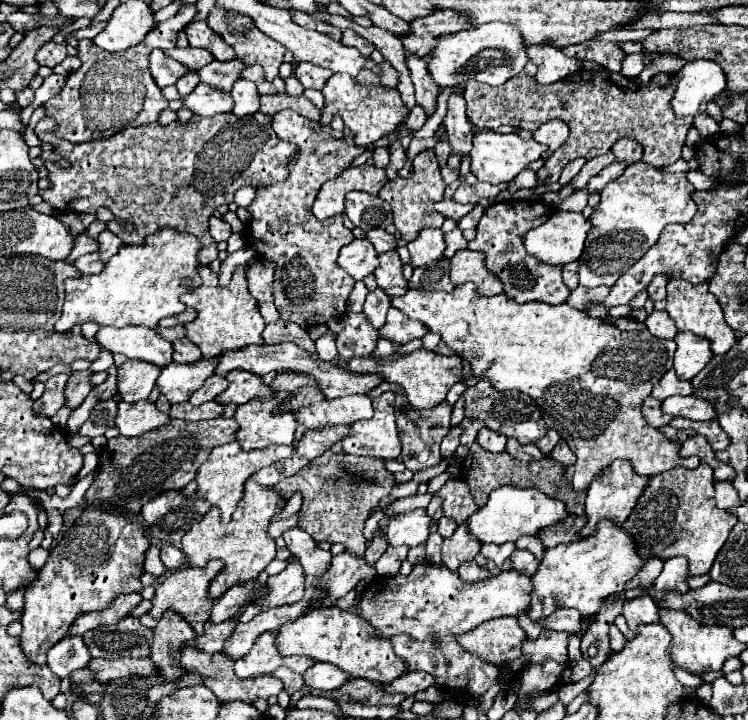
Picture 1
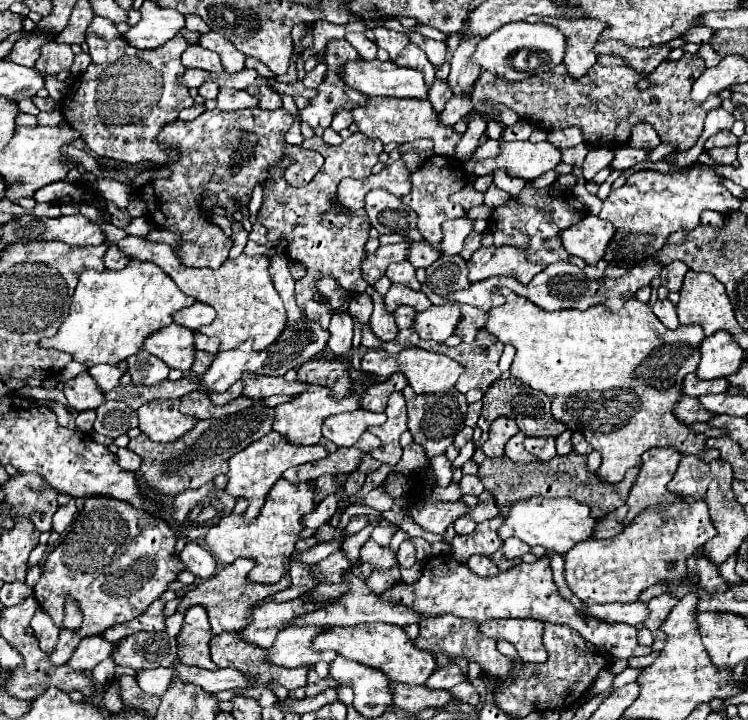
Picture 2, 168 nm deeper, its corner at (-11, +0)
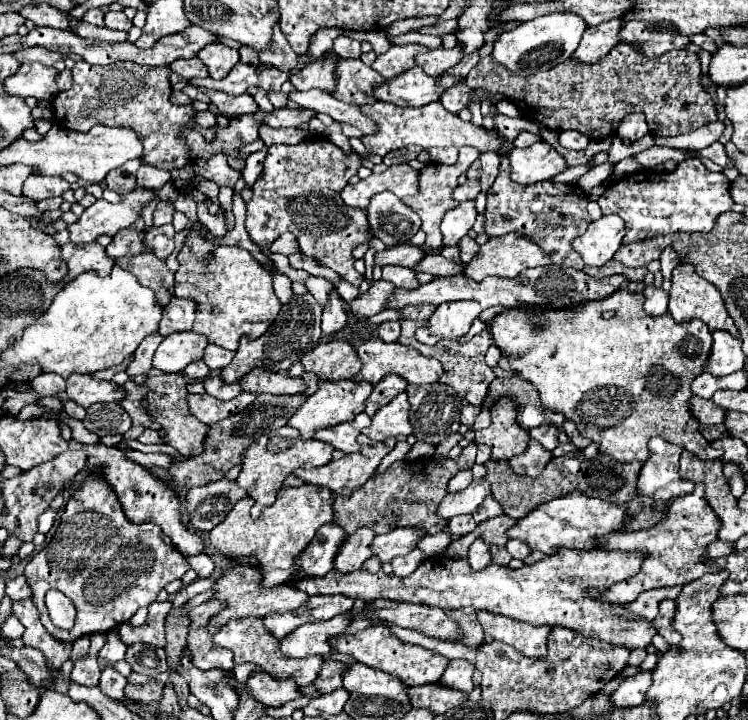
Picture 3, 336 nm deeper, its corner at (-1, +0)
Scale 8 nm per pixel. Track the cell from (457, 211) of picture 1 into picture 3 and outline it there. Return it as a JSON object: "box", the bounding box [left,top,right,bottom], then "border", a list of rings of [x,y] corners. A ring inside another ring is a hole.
{"box":[452,181,480,203],"border":[[[466,181],[464,185],[458,185],[452,193],[452,199],[462,203],[462,201],[472,201],[480,193],[480,181]]]}

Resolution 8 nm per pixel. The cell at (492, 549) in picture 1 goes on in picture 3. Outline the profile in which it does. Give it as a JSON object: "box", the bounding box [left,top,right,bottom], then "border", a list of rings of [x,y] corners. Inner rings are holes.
{"box":[506,541,530,559],"border":[[[508,541],[506,543],[506,551],[514,557],[514,559],[524,559],[530,553],[530,547],[522,541]]]}

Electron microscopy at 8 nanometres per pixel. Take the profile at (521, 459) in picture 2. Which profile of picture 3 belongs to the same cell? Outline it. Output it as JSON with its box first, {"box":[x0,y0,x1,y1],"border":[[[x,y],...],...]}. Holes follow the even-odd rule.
{"box":[508,439,552,477],"border":[[[530,439],[526,451],[522,455],[514,455],[508,463],[512,467],[514,473],[518,475],[530,475],[530,477],[538,477],[544,469],[544,465],[550,461],[552,453],[542,449],[540,443],[536,443],[534,439]]]}

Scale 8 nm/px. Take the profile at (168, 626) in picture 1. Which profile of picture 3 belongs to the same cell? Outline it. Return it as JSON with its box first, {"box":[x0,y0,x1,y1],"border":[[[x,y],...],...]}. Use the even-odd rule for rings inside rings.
{"box":[186,601,234,671],"border":[[[206,601],[190,611],[190,631],[188,631],[188,645],[186,649],[192,655],[192,661],[198,669],[222,669],[230,671],[234,667],[232,655],[228,649],[214,647],[212,635],[206,631],[206,625],[212,615],[222,609],[220,601]]]}

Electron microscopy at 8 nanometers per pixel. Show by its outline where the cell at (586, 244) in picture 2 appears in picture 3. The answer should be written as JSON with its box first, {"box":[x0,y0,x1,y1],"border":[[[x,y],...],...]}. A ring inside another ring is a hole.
{"box":[574,215,624,267],"border":[[[606,215],[586,229],[584,235],[574,239],[574,251],[578,251],[586,265],[602,267],[614,257],[624,237],[624,221],[618,215]]]}

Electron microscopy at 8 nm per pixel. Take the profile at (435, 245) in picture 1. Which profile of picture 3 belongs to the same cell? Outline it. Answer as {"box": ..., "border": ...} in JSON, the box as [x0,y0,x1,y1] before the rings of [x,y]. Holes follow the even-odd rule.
{"box":[440,201,476,247],"border":[[[464,201],[460,203],[456,209],[448,211],[440,223],[440,231],[442,231],[442,247],[446,245],[456,245],[474,225],[476,221],[476,209],[474,209],[474,201]]]}

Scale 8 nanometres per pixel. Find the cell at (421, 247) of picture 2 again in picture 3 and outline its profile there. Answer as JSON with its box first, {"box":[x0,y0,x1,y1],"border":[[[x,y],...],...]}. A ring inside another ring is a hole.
{"box":[412,251,464,277],"border":[[[424,251],[424,257],[412,267],[416,273],[430,273],[430,275],[438,275],[438,277],[446,277],[446,275],[456,275],[456,273],[464,273],[464,265],[456,265],[450,263],[448,259],[444,259],[440,253],[434,251]]]}

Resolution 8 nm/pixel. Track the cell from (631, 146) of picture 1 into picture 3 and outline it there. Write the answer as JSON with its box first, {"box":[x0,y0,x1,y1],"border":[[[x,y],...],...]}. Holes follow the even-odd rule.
{"box":[616,113,648,143],"border":[[[636,113],[626,115],[626,117],[622,119],[622,123],[620,123],[620,127],[618,127],[616,133],[618,133],[620,139],[626,139],[626,141],[630,141],[630,143],[642,139],[642,137],[648,133],[648,125],[646,125],[646,121],[644,121],[644,115],[636,115]]]}

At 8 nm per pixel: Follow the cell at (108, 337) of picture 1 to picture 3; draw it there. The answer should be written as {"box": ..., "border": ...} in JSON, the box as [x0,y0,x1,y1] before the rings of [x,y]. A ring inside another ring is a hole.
{"box":[154,331,208,373],"border":[[[194,331],[172,333],[164,337],[154,353],[154,367],[164,373],[180,373],[188,363],[202,359],[208,339]]]}

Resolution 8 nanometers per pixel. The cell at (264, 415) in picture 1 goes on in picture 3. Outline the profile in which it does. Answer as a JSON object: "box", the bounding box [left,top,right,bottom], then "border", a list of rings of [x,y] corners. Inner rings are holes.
{"box":[288,381,372,439],"border":[[[322,381],[318,391],[314,395],[310,395],[298,407],[298,411],[288,419],[288,427],[298,429],[302,439],[310,439],[310,437],[314,437],[314,433],[318,429],[326,429],[326,427],[334,427],[344,421],[352,421],[358,413],[364,411],[364,401],[370,397],[370,393],[372,393],[372,385],[366,381],[360,381],[360,383],[356,383],[356,381],[340,381],[340,383]]]}

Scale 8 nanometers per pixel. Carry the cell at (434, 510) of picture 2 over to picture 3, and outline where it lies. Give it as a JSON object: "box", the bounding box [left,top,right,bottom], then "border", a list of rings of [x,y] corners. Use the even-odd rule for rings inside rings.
{"box":[436,479,490,521],"border":[[[474,479],[466,489],[446,495],[444,501],[438,505],[436,513],[446,521],[462,513],[472,513],[488,493],[490,493],[490,485],[484,479]]]}

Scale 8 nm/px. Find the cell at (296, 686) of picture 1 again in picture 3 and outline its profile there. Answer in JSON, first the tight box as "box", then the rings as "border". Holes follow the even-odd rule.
{"box":[314,659,342,693],"border":[[[326,659],[322,663],[318,677],[314,679],[314,685],[320,693],[332,693],[334,689],[342,687],[342,663],[334,659]]]}

